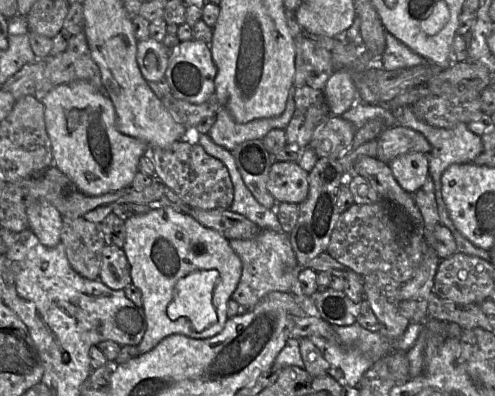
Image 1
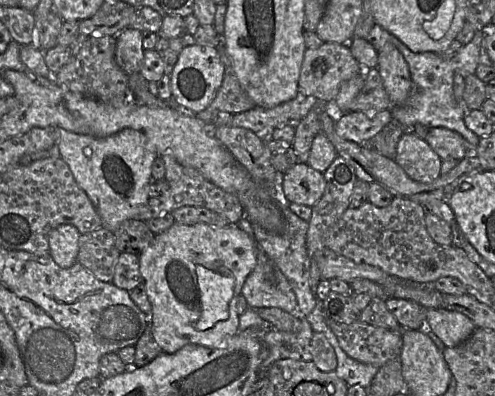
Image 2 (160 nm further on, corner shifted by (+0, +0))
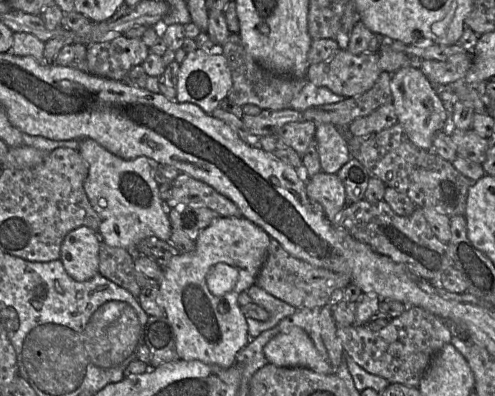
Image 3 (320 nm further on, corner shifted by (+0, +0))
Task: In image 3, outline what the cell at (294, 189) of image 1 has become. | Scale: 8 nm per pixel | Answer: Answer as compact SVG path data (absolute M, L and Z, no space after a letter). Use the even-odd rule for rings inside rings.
M320 171L307 178L306 193L309 200L321 204L324 216L330 222L347 206L344 185L336 174Z

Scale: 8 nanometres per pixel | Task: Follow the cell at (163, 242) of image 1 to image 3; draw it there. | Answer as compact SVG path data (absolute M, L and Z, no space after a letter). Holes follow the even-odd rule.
M219 217L199 233L193 252L179 254L162 267L163 278L158 285L157 302L172 326L180 359L198 360L221 368L229 368L235 364L237 354L250 340L248 324L238 304L238 297L256 283L270 241L271 237L262 228L244 217Z

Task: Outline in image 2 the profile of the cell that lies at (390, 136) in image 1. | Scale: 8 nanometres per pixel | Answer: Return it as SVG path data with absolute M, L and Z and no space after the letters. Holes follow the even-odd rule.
M429 128L424 140L442 160L461 160L469 153L474 153L469 143L460 134L447 128Z

